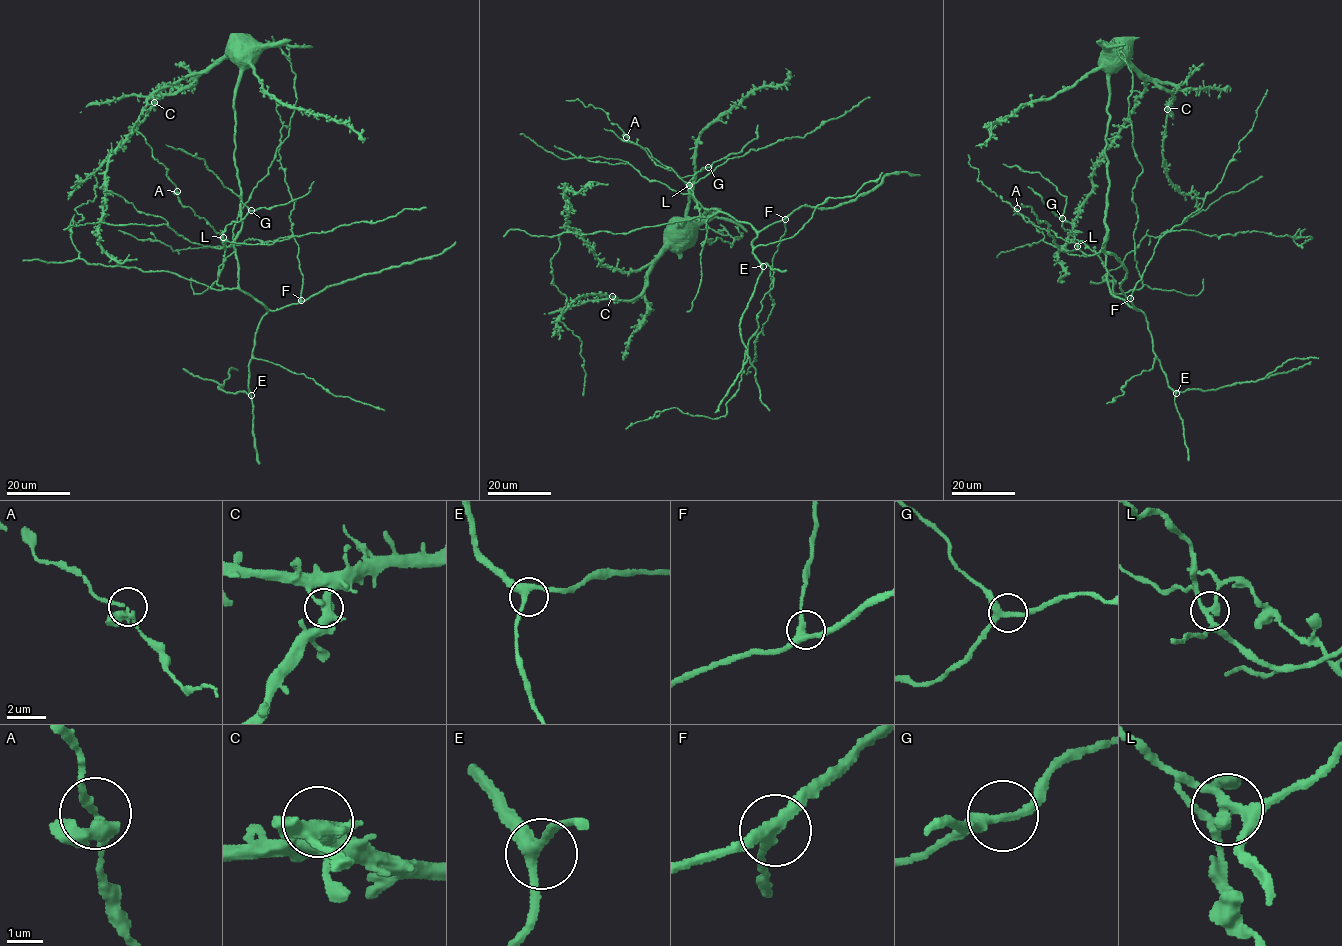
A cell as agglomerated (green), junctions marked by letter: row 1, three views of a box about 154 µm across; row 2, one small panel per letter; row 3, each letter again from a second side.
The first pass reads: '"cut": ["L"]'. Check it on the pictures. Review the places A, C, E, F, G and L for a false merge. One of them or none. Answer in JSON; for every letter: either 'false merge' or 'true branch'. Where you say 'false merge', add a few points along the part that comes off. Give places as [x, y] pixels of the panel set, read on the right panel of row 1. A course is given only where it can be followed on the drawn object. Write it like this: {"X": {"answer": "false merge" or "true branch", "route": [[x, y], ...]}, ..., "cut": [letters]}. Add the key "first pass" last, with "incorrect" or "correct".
{"A": {"answer": "true branch"}, "C": {"answer": "true branch"}, "E": {"answer": "true branch"}, "F": {"answer": "true branch"}, "G": {"answer": "true branch"}, "L": {"answer": "false merge", "route": [[1077, 246], [1083, 242], [1095, 253], [1116, 282]]}, "cut": ["L"], "first pass": "correct"}

